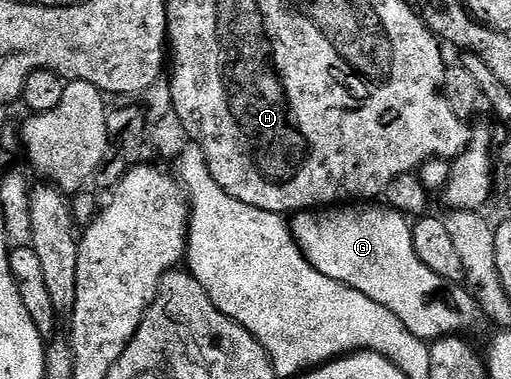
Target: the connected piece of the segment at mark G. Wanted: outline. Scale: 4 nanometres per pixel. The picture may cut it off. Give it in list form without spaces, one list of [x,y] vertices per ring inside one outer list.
[[[344,203],[338,207],[304,209],[294,214],[289,224],[299,250],[313,268],[321,271],[321,275],[353,287],[361,291],[361,295],[369,295],[369,299],[393,311],[393,315],[397,315],[397,319],[401,319],[401,323],[423,341],[430,343],[444,335],[462,334],[466,321],[480,320],[479,304],[462,284],[448,283],[421,263],[417,251],[413,251],[412,222],[396,209],[389,209],[383,203]]]

